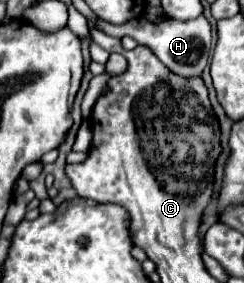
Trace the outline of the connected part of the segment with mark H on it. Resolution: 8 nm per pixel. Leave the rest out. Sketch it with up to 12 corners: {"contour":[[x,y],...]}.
{"contour":[[205,16],[133,18],[99,28],[131,36],[173,74],[201,76],[211,50]]}

